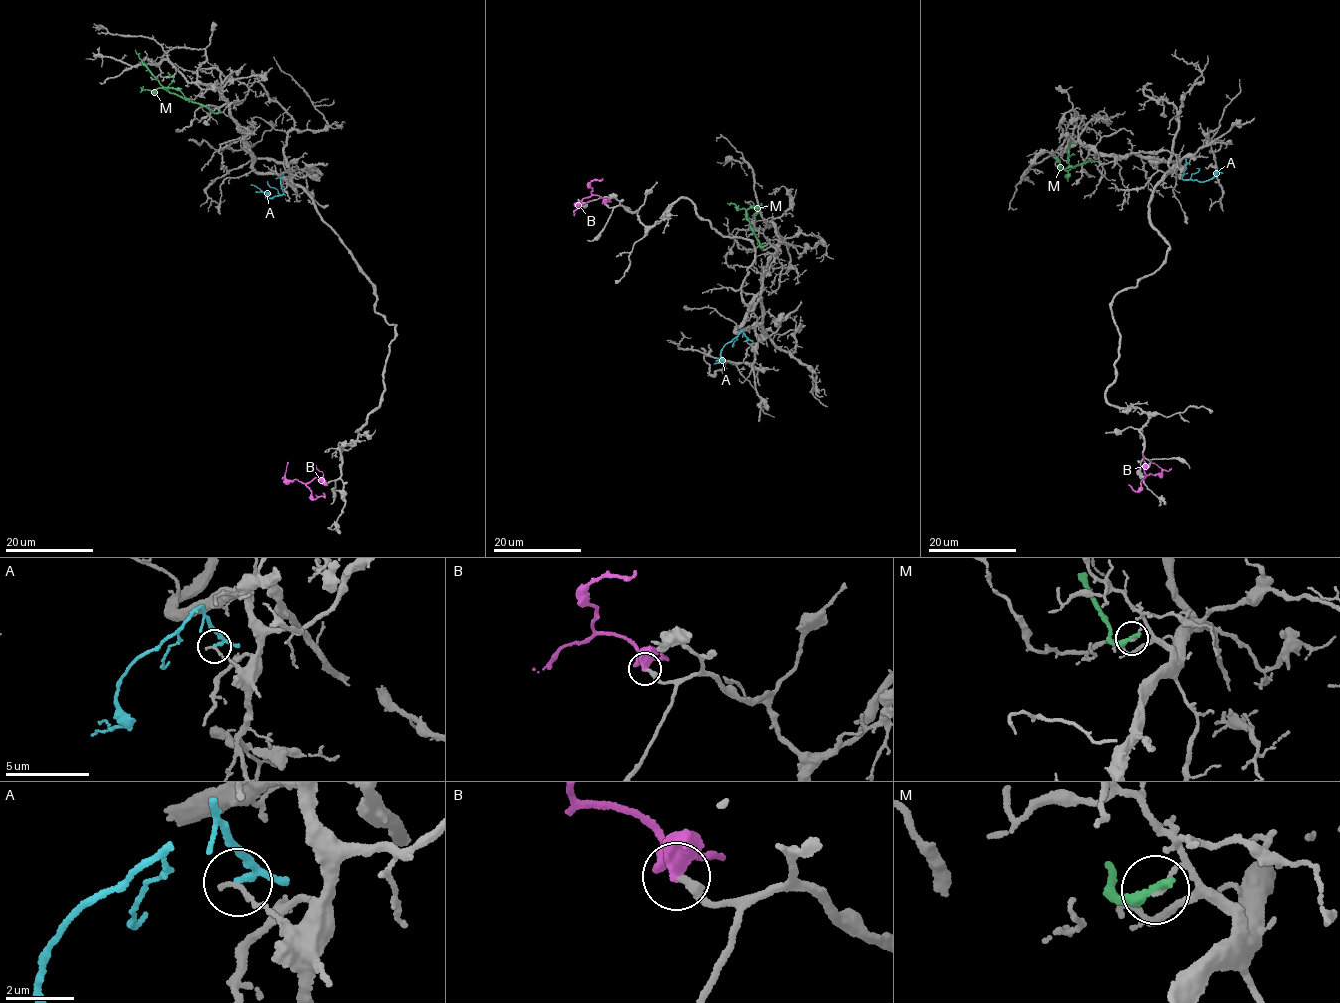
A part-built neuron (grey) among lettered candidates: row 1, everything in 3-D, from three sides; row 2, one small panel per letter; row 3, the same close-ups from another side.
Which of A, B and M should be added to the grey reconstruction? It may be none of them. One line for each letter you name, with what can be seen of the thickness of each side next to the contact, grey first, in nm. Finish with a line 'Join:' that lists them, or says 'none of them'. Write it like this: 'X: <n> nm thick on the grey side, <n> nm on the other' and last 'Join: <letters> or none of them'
B: 280 nm thick on the grey side, 550 nm on the other
Join: B

